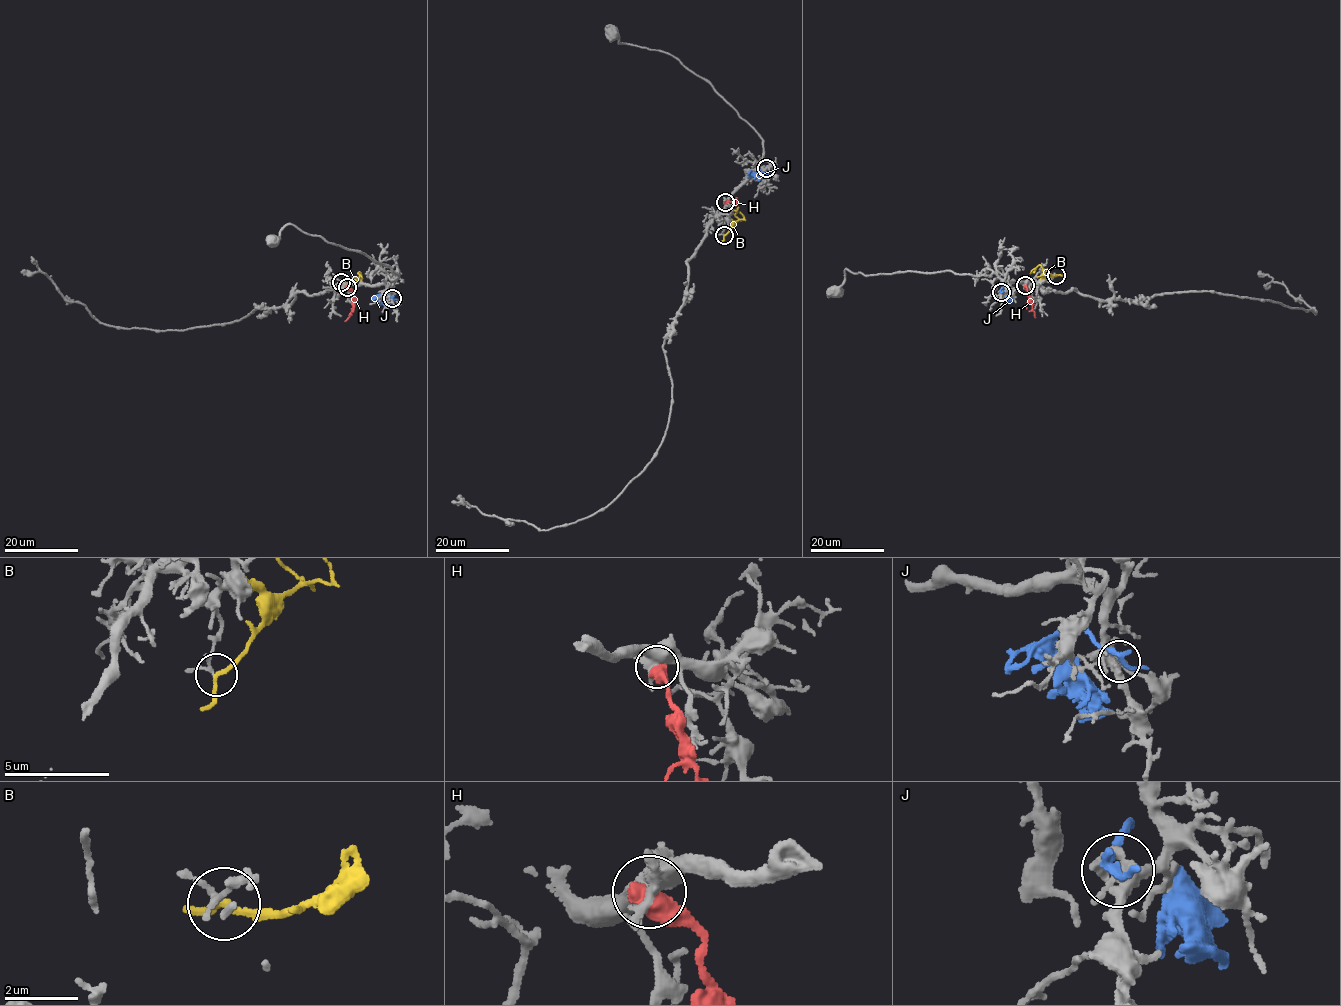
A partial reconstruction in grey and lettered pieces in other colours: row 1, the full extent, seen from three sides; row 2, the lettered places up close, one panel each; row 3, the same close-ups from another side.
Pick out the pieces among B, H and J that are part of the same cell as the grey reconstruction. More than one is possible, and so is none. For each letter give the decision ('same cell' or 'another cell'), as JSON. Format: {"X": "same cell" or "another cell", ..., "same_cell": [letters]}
{"B": "another cell", "H": "another cell", "J": "another cell", "same_cell": []}

